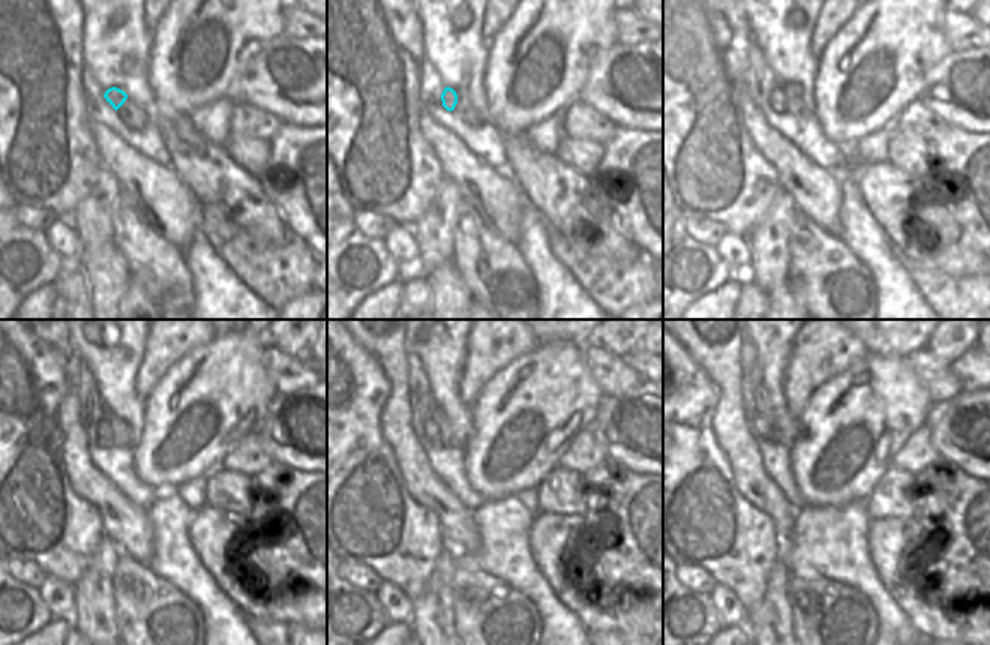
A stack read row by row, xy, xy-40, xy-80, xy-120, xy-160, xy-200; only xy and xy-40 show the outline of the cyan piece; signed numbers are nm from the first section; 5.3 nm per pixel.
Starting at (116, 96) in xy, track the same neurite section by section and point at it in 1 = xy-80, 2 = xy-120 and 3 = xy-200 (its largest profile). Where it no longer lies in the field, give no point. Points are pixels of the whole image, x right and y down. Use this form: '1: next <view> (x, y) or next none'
1: next xy-80 (777, 98)
2: next xy-120 (104, 432)
3: next xy-200 (759, 426)

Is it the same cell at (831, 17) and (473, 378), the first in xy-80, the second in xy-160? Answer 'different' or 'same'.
same

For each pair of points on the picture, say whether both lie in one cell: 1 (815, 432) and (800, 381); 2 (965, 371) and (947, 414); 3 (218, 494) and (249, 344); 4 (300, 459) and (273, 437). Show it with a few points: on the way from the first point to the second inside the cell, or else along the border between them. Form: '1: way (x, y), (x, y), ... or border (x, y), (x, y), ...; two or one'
1: border (831, 378), (812, 395), (798, 416); two
2: border (974, 390), (962, 393); two
3: border (219, 467), (206, 480); two
4: way (294, 453), (279, 438); one

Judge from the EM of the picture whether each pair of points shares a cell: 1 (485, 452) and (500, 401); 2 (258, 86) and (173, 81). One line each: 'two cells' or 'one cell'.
1: one cell
2: two cells

